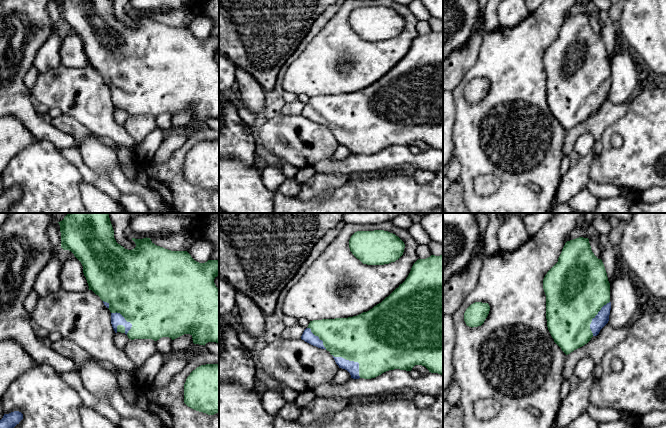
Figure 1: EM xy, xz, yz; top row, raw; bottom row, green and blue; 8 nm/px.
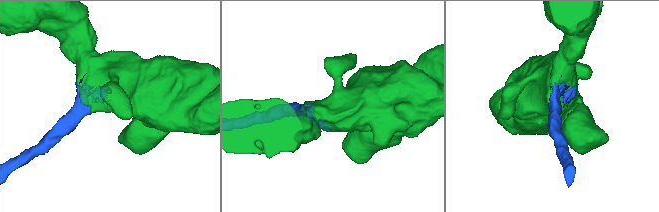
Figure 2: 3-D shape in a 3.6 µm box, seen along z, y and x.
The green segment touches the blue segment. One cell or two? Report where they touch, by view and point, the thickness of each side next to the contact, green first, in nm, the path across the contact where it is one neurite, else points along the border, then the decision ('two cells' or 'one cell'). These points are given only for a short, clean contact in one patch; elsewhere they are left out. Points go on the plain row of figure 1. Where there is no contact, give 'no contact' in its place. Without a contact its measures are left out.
xy (126, 96) | 500/100 nm | one cell

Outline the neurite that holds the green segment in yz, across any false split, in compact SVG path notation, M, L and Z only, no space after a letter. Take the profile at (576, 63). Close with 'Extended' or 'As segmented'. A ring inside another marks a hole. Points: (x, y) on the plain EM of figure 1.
M579 13L565 19L558 38L543 55L543 65L548 106L566 131L587 120L608 99L610 59L604 40L592 28L588 14Z. Extended

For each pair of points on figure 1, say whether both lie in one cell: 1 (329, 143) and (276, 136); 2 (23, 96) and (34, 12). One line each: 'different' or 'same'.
1: same
2: same

